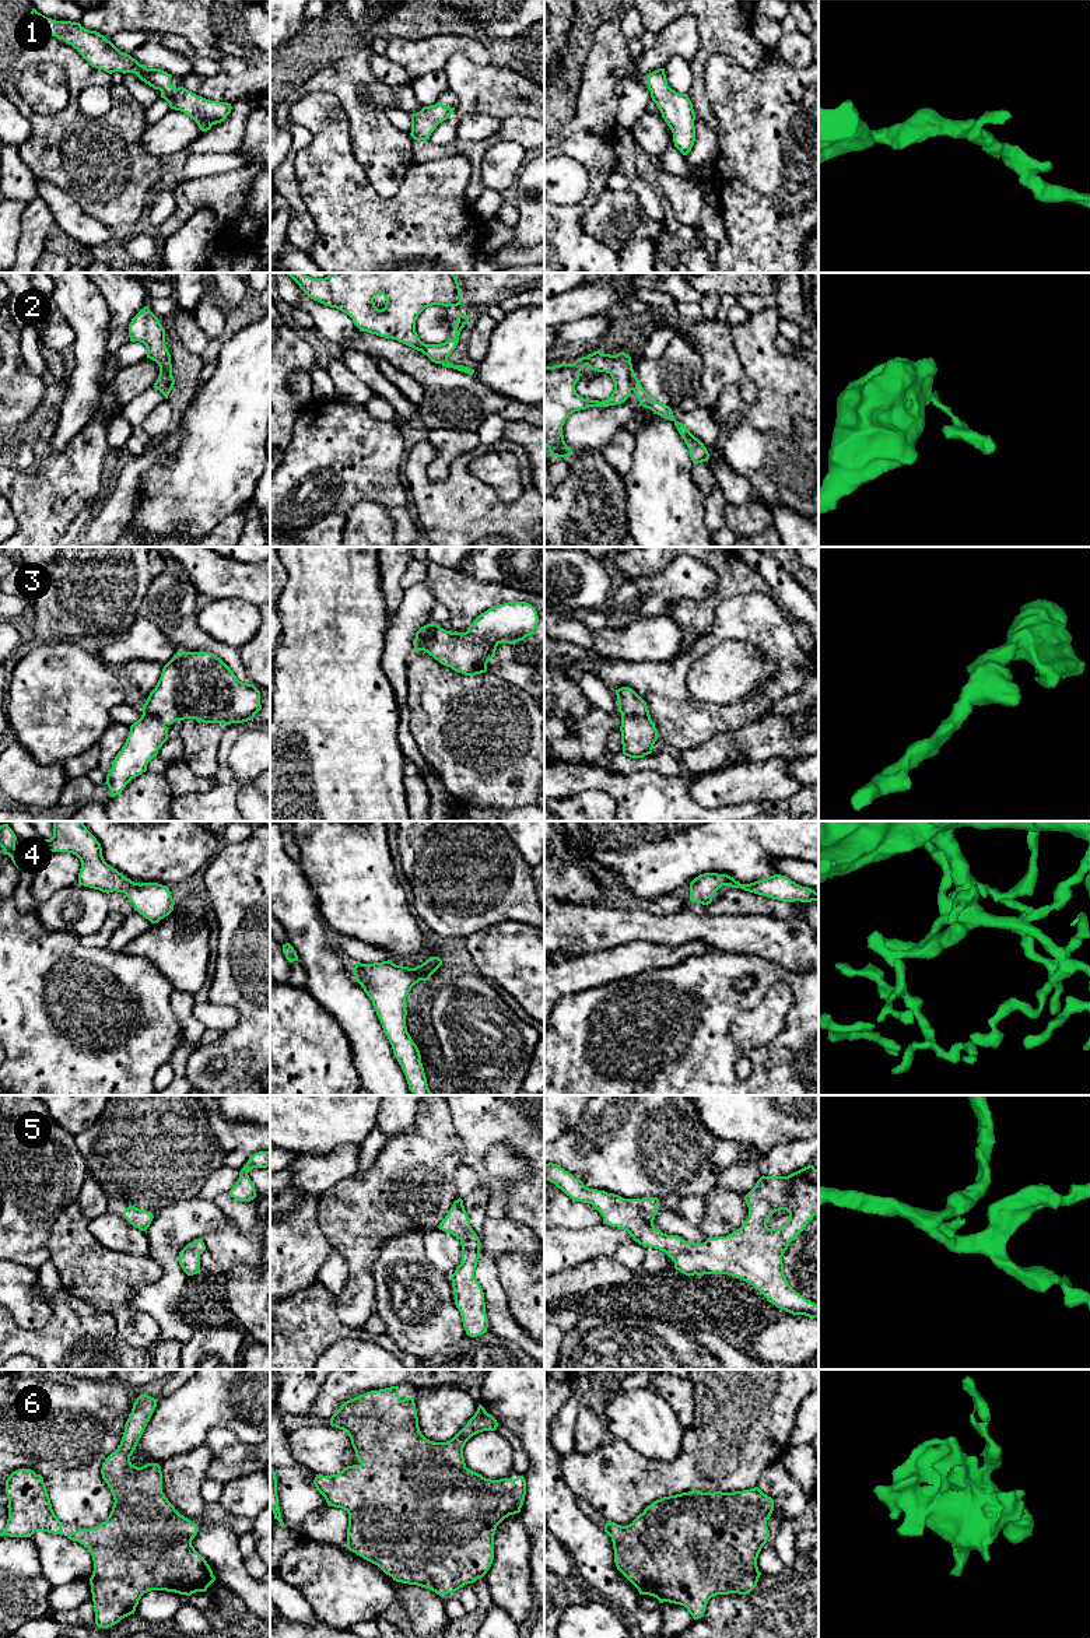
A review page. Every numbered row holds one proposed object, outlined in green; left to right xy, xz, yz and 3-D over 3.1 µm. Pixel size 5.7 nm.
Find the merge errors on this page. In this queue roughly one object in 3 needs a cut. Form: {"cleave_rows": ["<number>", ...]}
{"cleave_rows": ["2"]}

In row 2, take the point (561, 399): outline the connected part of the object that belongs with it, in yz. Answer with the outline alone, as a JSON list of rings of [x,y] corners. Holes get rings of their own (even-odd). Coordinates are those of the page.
[[[599,350],[578,358],[574,364],[544,366],[544,446],[548,456],[567,459],[572,452],[562,435],[565,420],[575,411],[589,407],[609,407],[624,403],[631,390],[634,375],[631,357],[625,352],[616,355],[602,354]],[[589,366],[592,371],[606,372],[614,382],[614,390],[606,400],[589,400],[581,397],[575,385],[579,372]]]

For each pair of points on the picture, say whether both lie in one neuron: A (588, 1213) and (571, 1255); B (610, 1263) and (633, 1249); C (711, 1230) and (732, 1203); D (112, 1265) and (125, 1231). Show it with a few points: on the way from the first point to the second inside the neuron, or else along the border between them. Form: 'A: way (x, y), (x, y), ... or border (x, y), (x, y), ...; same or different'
A: border (602, 1223), (586, 1228), (558, 1228); different
B: border (616, 1255), (620, 1262), (635, 1273); different
C: way (717, 1223), (726, 1210); same
D: border (90, 1233), (112, 1251), (149, 1255); different

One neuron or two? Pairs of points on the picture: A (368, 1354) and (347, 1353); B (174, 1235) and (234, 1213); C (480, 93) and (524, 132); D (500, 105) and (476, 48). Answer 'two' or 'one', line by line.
A: one
B: two
C: two
D: two

